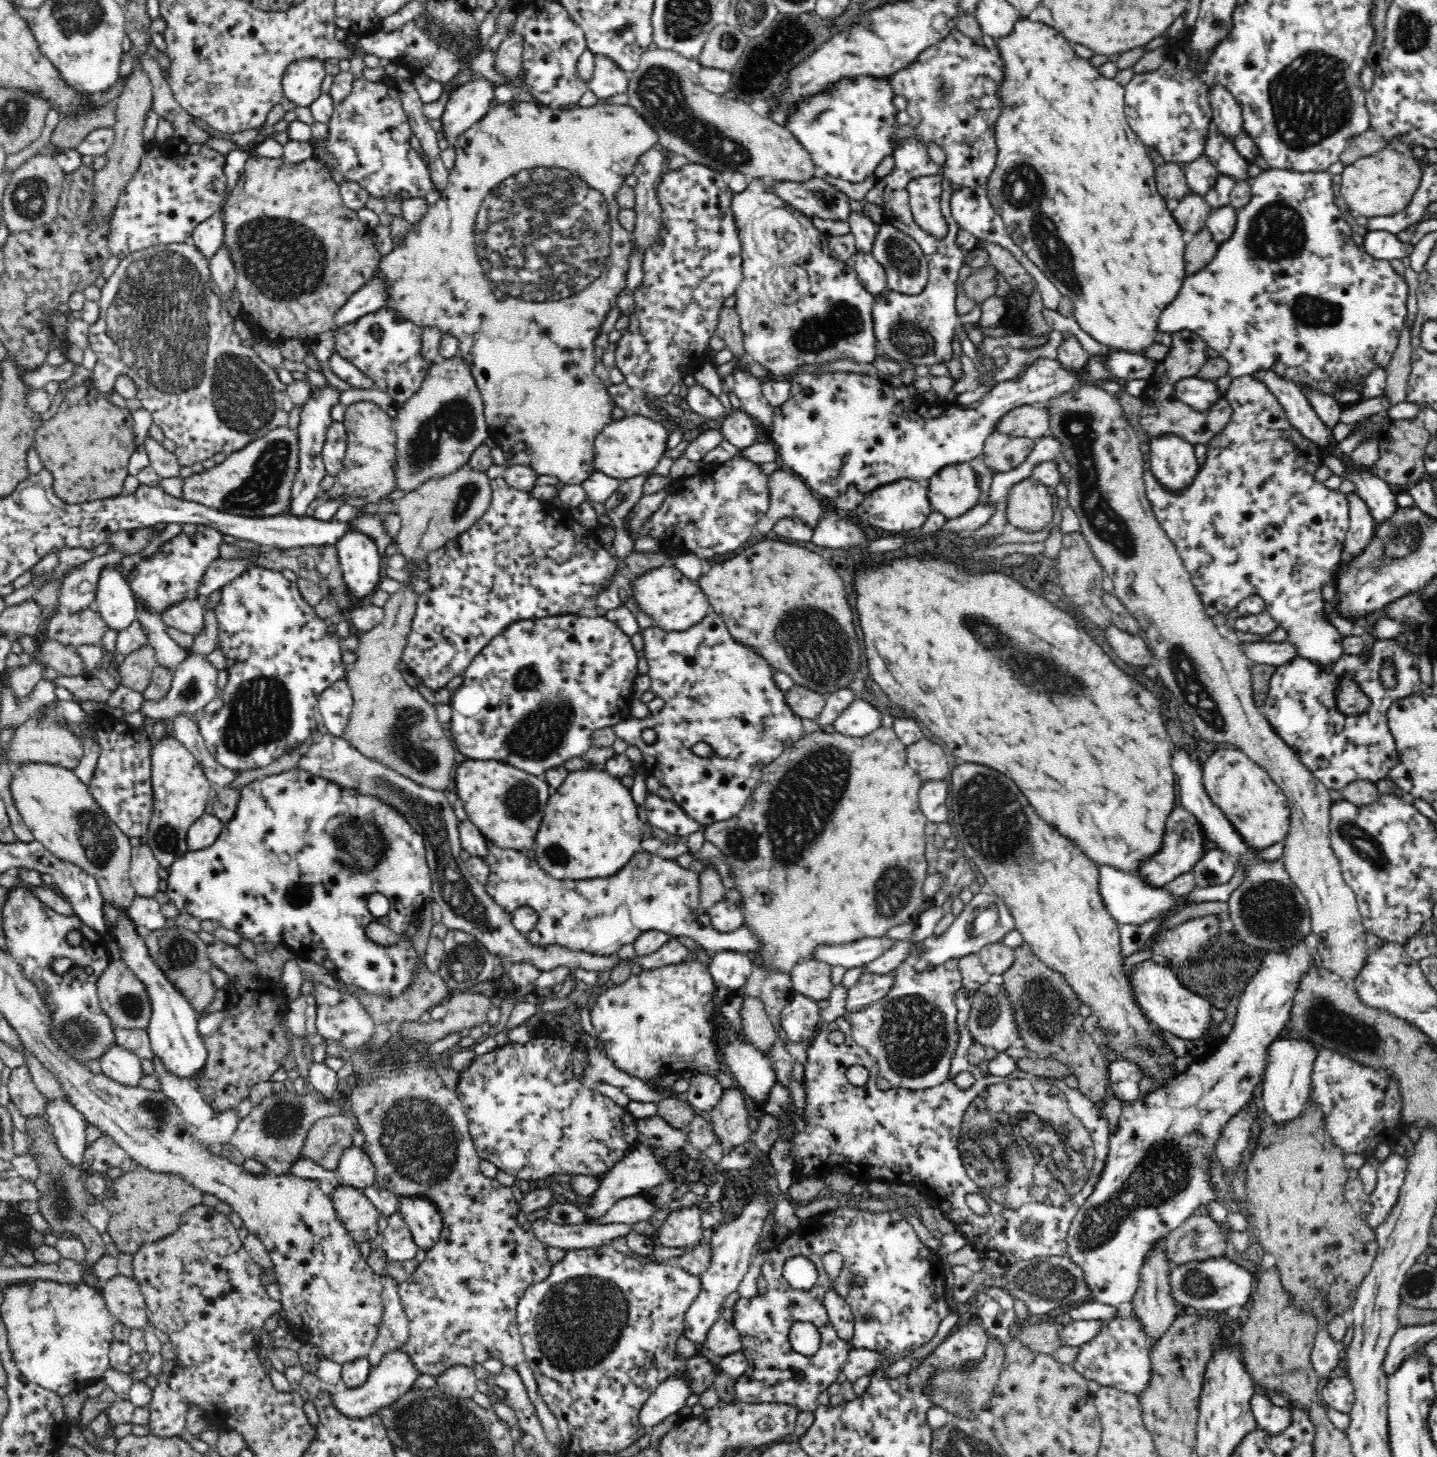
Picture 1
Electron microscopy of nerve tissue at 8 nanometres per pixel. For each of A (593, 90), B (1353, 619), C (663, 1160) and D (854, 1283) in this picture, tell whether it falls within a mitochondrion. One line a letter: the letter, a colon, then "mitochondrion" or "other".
A: other
B: other
C: other
D: other

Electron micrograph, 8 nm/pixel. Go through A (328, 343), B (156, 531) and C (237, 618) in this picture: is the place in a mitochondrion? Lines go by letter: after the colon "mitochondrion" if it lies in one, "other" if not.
A: other
B: other
C: other

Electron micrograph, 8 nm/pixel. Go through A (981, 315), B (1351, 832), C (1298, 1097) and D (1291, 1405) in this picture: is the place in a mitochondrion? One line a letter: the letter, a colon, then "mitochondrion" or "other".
A: other
B: mitochondrion
C: other
D: other

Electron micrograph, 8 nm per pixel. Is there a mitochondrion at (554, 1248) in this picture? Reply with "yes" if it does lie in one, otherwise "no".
no

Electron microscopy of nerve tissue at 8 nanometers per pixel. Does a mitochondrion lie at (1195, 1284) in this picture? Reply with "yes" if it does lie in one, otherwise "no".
yes

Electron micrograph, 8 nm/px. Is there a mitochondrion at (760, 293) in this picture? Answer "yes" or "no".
no

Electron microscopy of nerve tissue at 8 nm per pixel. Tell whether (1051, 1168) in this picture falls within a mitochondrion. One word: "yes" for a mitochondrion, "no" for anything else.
yes

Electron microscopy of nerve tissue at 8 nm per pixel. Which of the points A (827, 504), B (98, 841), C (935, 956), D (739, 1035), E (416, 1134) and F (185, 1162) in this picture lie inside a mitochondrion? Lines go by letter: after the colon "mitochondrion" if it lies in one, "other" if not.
A: other
B: mitochondrion
C: other
D: other
E: mitochondrion
F: other

